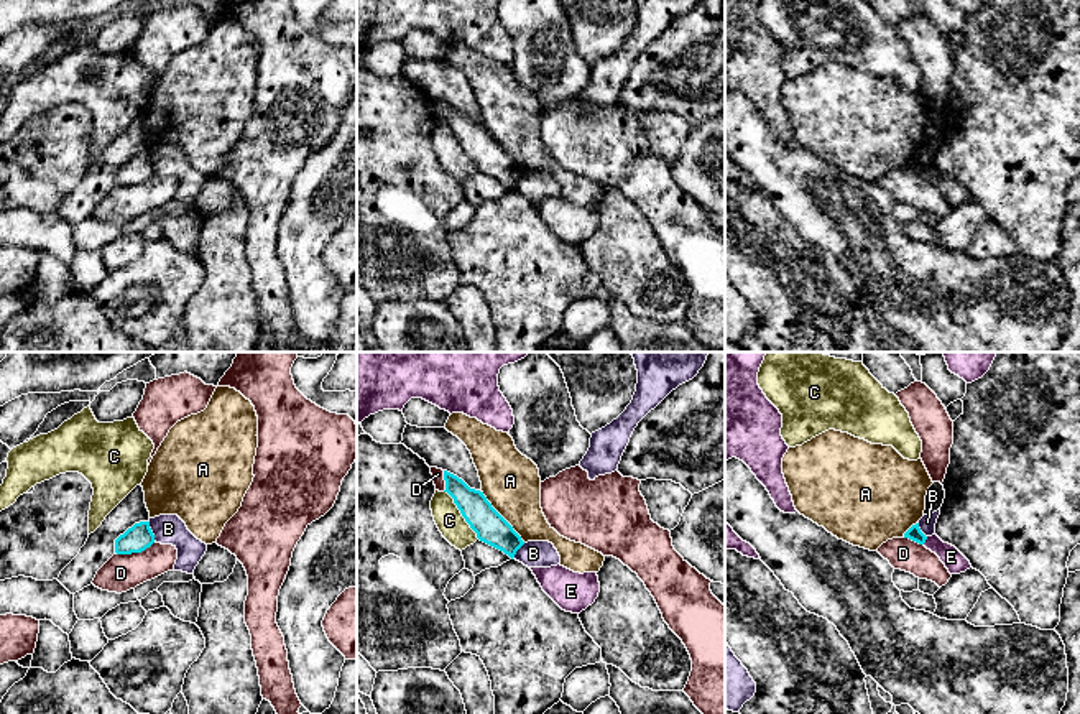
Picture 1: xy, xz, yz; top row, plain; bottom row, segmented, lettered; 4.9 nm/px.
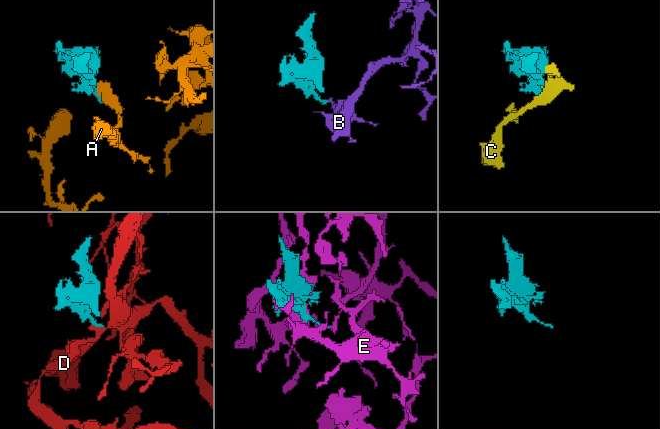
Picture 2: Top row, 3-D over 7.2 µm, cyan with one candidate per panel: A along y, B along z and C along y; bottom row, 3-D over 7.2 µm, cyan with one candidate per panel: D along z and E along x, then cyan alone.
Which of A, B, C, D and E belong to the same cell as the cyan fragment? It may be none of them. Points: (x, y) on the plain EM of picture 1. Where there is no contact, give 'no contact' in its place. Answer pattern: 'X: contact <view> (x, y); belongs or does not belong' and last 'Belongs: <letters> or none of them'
A: contact xz (502, 148); does not belong
B: contact xy (152, 163); does not belong
C: contact xz (462, 147); does not belong
D: contact xy (135, 183); does not belong
E: contact yz (926, 170); does not belong
Belongs: none of them

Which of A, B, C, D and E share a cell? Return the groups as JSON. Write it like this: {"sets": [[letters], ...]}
{"sets": [["A"], ["B"], ["C"], ["D"], ["E"]]}

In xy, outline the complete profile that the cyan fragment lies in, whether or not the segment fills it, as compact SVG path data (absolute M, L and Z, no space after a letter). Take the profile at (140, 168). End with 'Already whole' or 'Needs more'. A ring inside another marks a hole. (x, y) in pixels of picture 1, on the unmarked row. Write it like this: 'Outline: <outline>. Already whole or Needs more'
Outline: M140 153L115 171L115 184L117 186L141 184L153 174L155 166L150 160L150 153Z. Already whole

